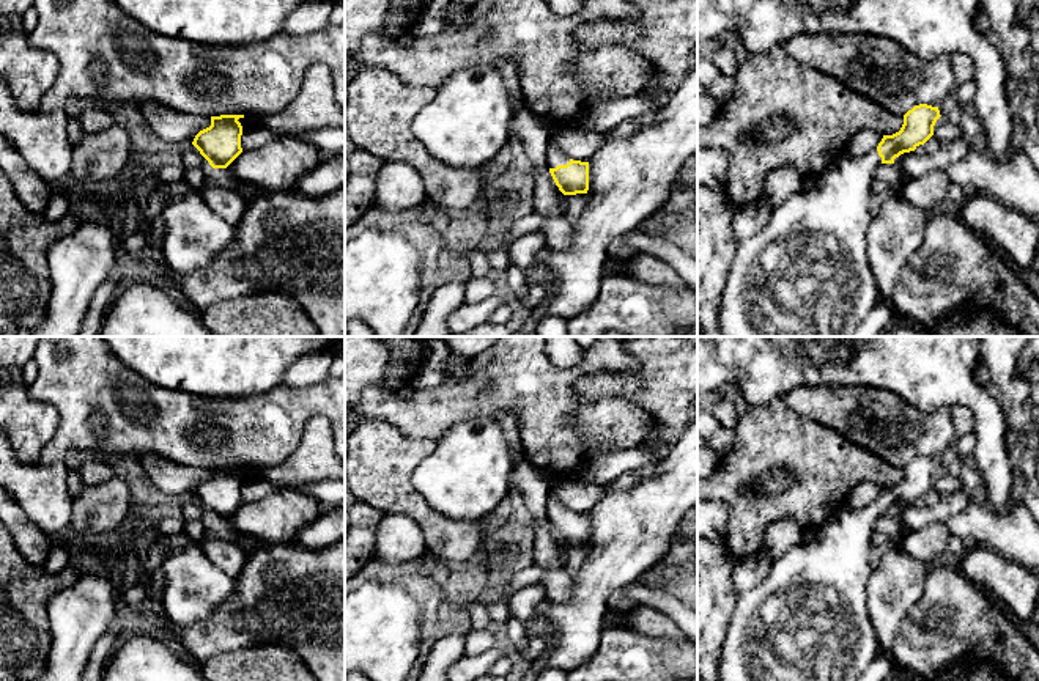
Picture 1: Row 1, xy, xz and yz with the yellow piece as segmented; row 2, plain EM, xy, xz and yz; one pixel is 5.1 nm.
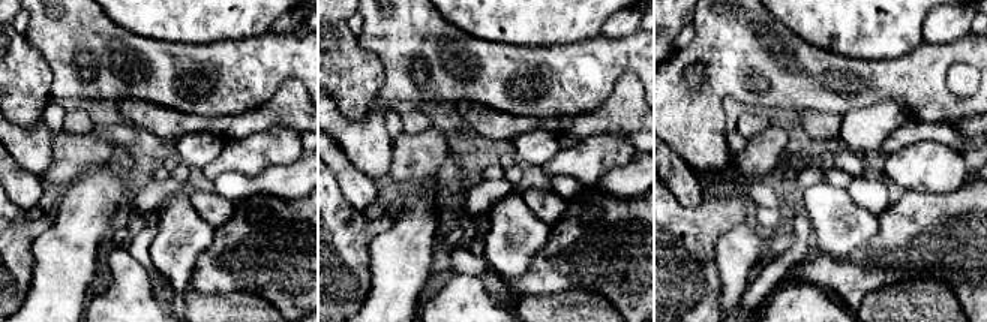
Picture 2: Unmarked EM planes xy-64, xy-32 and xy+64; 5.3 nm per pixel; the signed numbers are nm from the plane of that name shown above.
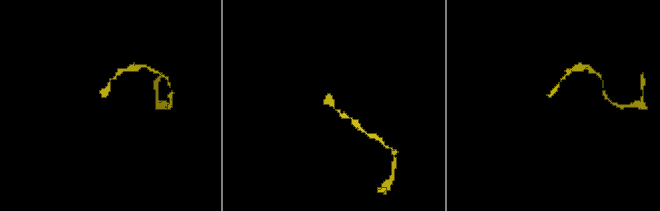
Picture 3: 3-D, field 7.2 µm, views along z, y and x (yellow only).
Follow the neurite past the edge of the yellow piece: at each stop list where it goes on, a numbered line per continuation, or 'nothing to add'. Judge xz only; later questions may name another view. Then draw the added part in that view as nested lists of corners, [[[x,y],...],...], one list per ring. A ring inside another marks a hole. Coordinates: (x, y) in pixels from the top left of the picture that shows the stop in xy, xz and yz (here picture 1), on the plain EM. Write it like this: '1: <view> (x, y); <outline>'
1: xz (554, 508); [[[548,478],[549,495],[546,502],[546,516],[549,521],[556,521],[557,517],[567,517],[570,511],[565,505],[554,499],[554,491],[560,488],[565,481],[564,480],[551,480]]]

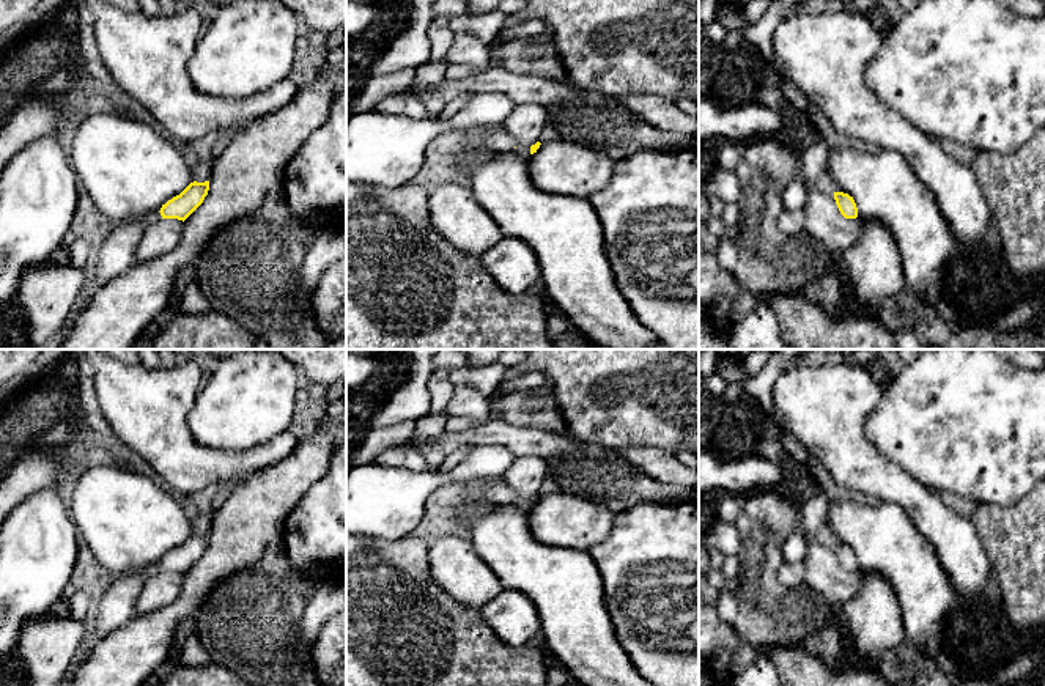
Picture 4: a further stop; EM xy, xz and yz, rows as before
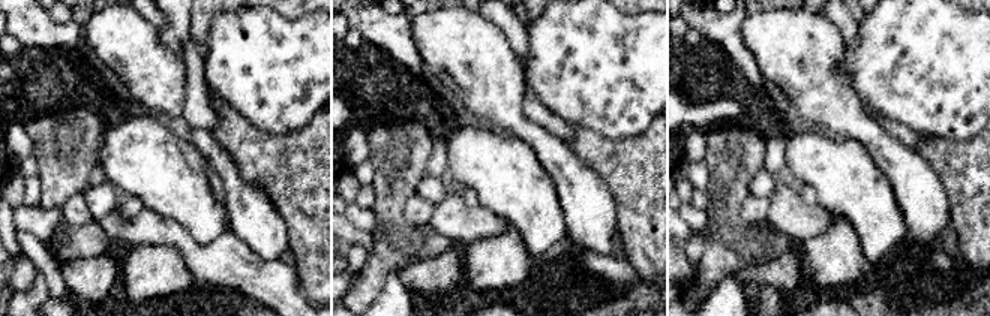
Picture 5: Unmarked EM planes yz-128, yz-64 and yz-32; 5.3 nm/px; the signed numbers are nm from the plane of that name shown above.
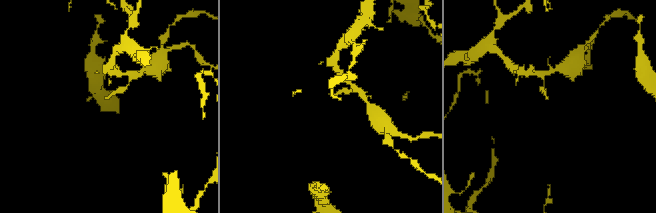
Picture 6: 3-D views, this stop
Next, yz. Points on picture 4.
nothing to add

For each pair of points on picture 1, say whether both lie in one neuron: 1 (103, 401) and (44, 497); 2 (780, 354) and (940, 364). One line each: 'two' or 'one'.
1: one
2: one

